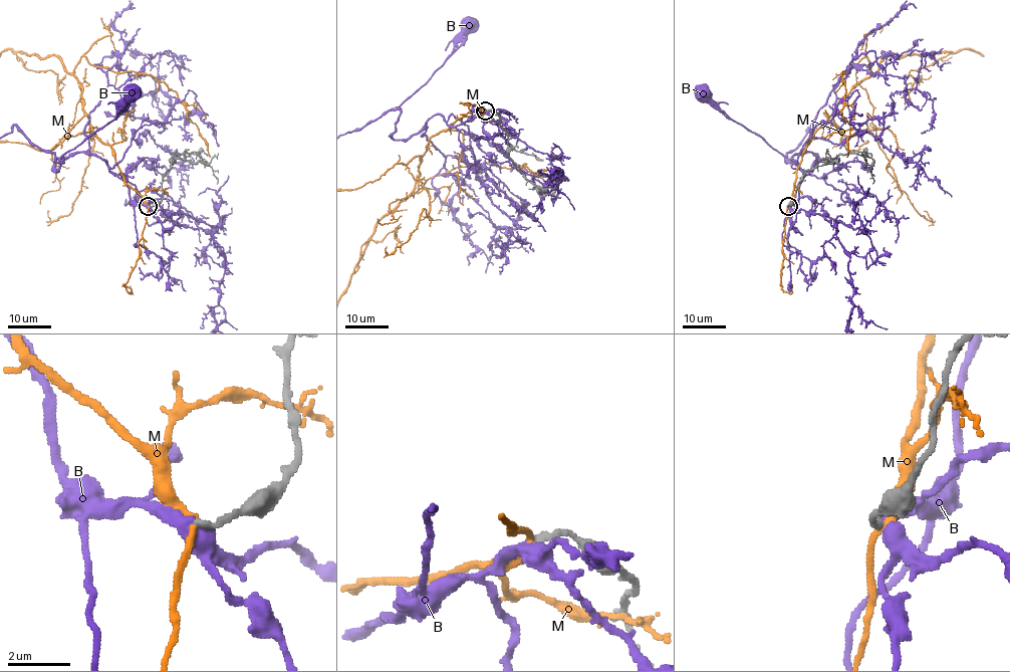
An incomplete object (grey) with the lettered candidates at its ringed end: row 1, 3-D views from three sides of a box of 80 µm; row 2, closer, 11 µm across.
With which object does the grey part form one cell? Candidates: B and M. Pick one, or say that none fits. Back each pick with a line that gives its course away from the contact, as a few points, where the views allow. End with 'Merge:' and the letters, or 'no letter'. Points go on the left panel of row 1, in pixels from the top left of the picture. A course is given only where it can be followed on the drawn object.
B: via (150, 207), (136, 204), (99, 157), (74, 153), (54, 164), (58, 170), (60, 159), (113, 119), (128, 95)
Merge: B

